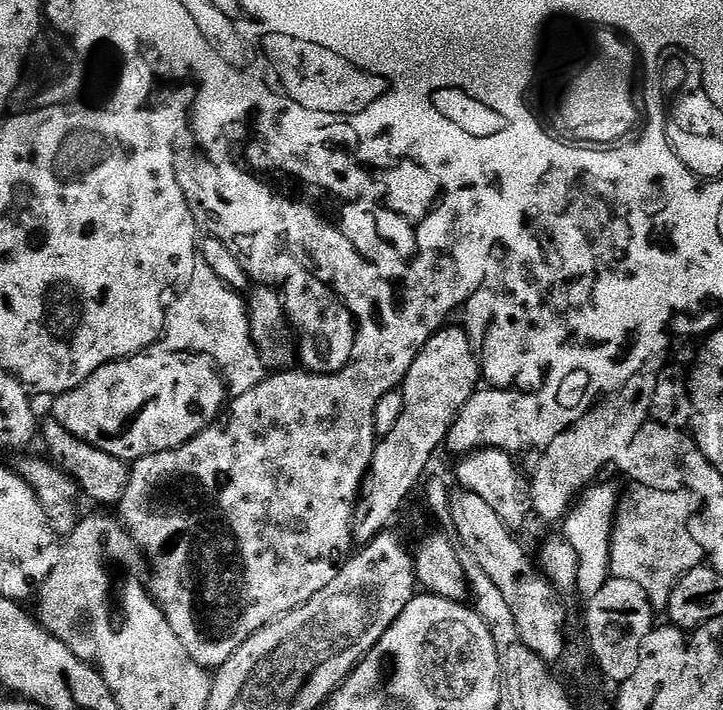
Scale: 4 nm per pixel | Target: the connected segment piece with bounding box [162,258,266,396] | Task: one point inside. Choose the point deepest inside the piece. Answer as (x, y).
(210, 318)

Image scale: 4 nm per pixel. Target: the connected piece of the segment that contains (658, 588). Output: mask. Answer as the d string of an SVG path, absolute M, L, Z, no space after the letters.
M632 484L625 492L623 489L616 505L608 563L611 575L642 586L646 598L656 610L667 609L677 580L690 570L701 567L706 560L705 548L690 536L690 512L683 508L687 500L690 496L686 491L671 493Z

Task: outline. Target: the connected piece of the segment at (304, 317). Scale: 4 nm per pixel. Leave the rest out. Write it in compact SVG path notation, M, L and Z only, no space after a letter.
M289 271L283 281L282 299L284 312L295 335L295 355L307 371L335 376L346 367L352 356L357 321L339 297L318 278L293 271Z

